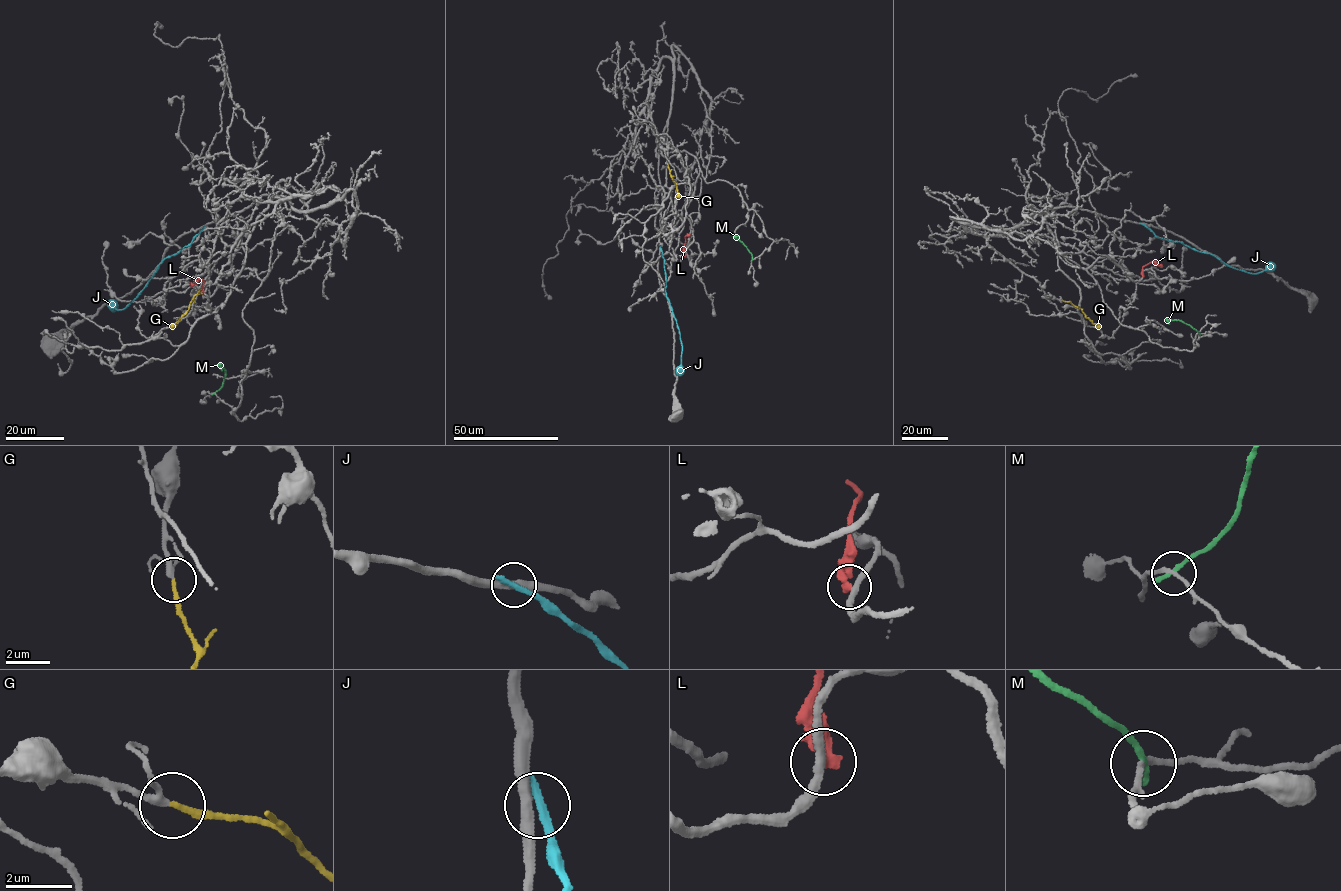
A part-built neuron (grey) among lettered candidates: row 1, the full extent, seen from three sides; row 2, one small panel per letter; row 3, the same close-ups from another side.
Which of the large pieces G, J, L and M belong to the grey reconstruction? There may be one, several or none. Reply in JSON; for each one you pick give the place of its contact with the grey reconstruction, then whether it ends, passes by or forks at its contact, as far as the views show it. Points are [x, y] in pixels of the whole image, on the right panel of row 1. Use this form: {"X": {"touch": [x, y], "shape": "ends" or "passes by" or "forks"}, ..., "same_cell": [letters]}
{"G": {"touch": [1063, 300], "shape": "ends"}, "same_cell": ["G"]}

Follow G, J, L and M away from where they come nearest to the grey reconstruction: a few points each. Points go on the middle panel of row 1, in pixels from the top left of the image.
G: (668, 164), (679, 198)
J: (660, 248), (665, 292), (682, 346), (678, 375)
L: (689, 234), (685, 236), (683, 257)
M: (752, 260), (752, 254), (737, 238), (739, 236)

